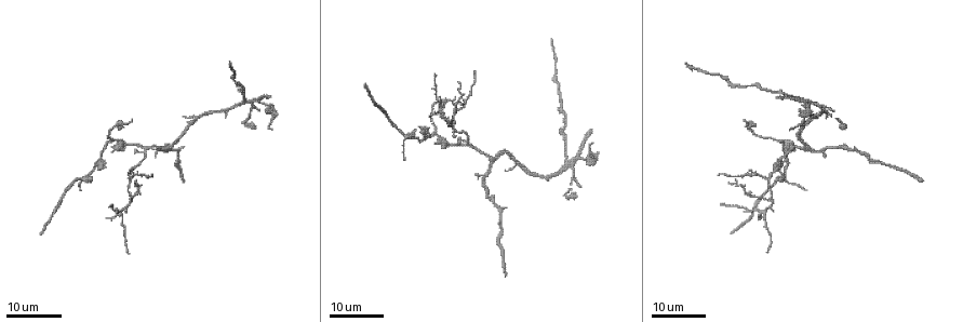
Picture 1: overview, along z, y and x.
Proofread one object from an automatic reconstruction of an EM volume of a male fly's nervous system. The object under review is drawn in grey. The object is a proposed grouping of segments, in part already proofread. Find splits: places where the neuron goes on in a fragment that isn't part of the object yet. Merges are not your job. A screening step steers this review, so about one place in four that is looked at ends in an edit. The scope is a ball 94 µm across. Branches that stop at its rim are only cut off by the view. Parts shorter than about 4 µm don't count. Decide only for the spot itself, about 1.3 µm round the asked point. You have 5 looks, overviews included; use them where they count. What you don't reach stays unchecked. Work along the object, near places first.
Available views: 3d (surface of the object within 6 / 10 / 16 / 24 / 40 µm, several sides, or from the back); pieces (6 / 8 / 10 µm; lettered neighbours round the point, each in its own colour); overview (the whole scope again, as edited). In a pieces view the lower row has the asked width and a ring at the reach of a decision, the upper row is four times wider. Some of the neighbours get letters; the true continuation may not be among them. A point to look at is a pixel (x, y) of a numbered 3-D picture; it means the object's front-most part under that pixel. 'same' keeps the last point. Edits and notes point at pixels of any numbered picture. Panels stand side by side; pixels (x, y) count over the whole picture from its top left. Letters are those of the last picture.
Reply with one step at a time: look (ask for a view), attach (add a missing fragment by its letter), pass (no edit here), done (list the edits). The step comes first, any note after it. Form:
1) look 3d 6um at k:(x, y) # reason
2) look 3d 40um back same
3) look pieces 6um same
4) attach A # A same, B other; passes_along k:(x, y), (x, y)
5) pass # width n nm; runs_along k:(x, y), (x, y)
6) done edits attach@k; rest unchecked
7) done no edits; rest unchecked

look 3d 16um at 1:(579, 186) # tapers out

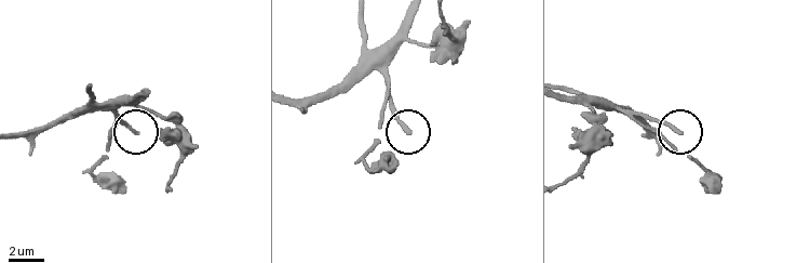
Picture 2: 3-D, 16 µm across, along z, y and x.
look 3d 6um at 2:(138, 131)

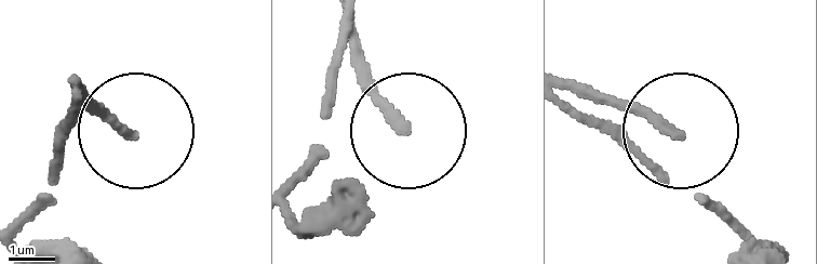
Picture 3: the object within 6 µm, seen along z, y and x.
look pieces 8um at 3:(132, 133)

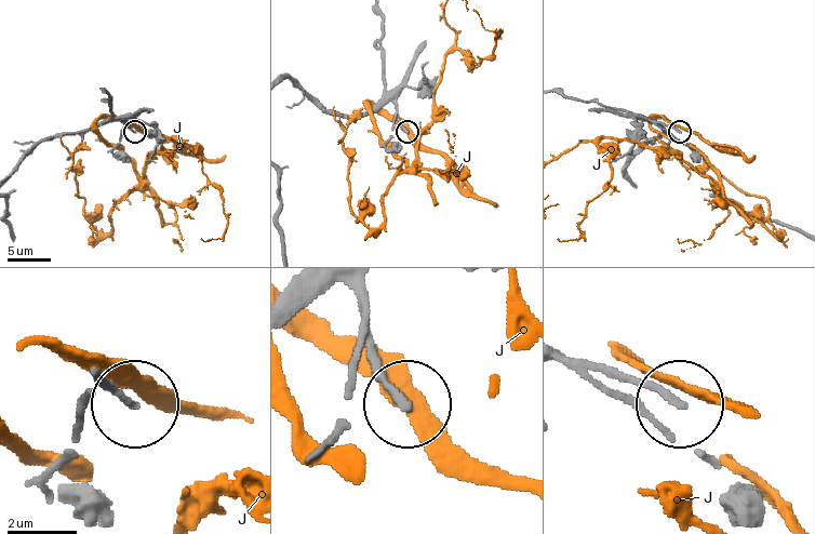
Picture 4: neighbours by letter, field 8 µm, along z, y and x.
pass # width 200 nm; J other; none of them fits

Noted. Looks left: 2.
look 3d 16um at 1:(589, 128) # free end

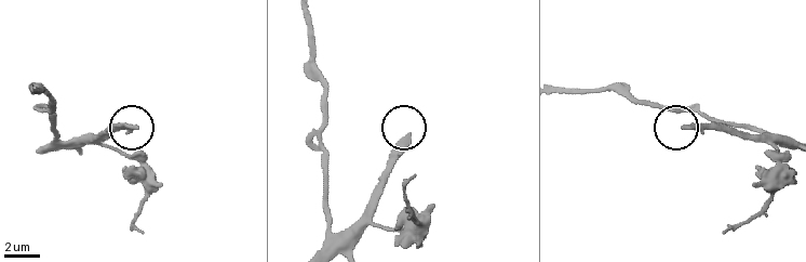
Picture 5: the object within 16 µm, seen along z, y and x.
look pieces 8um at 5:(137, 127) # see the neighbours

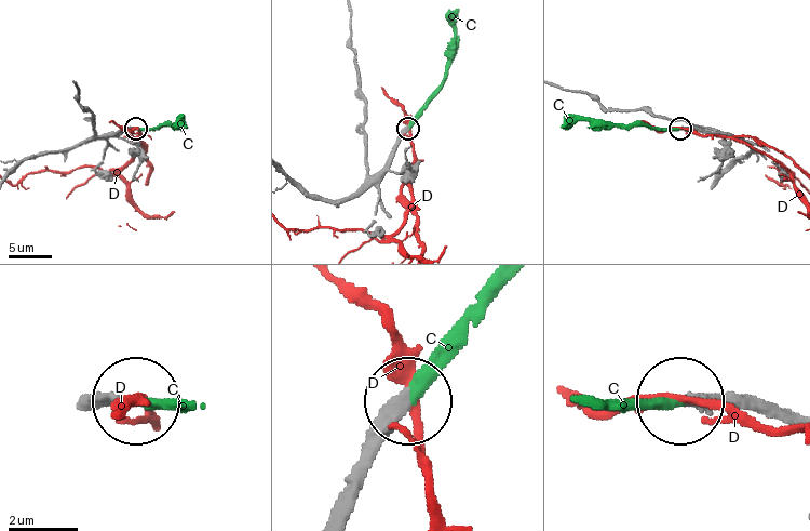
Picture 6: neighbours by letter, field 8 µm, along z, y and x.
attach C # C same, D other; passes_along 6:(391, 149), (442, 81), (455, 32), (448, 10); the neuron continues

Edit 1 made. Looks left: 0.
done edits attach@6; rest unchecked

